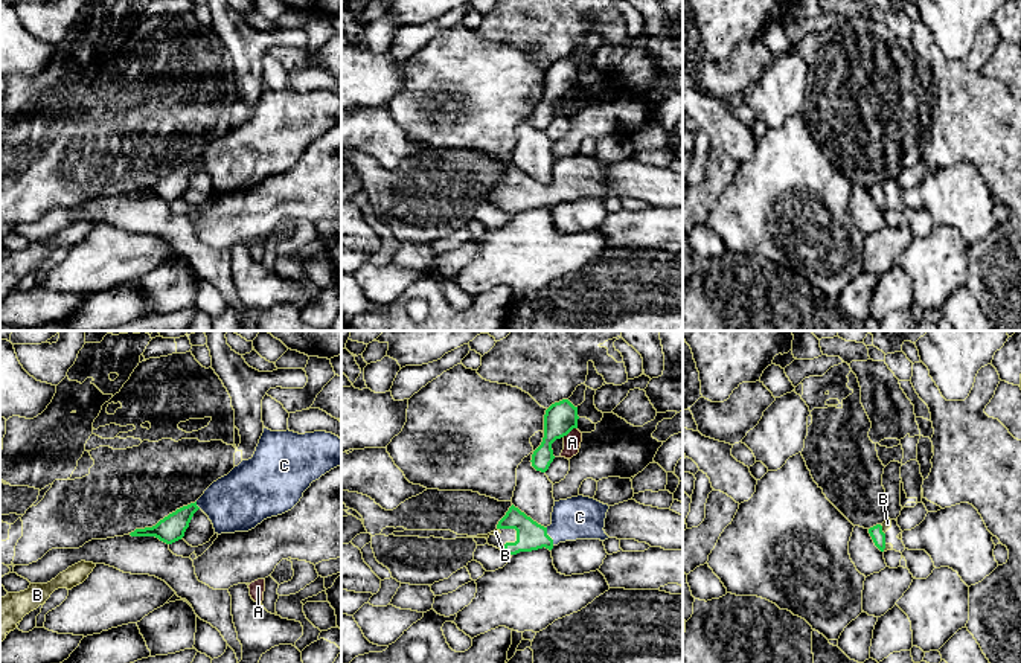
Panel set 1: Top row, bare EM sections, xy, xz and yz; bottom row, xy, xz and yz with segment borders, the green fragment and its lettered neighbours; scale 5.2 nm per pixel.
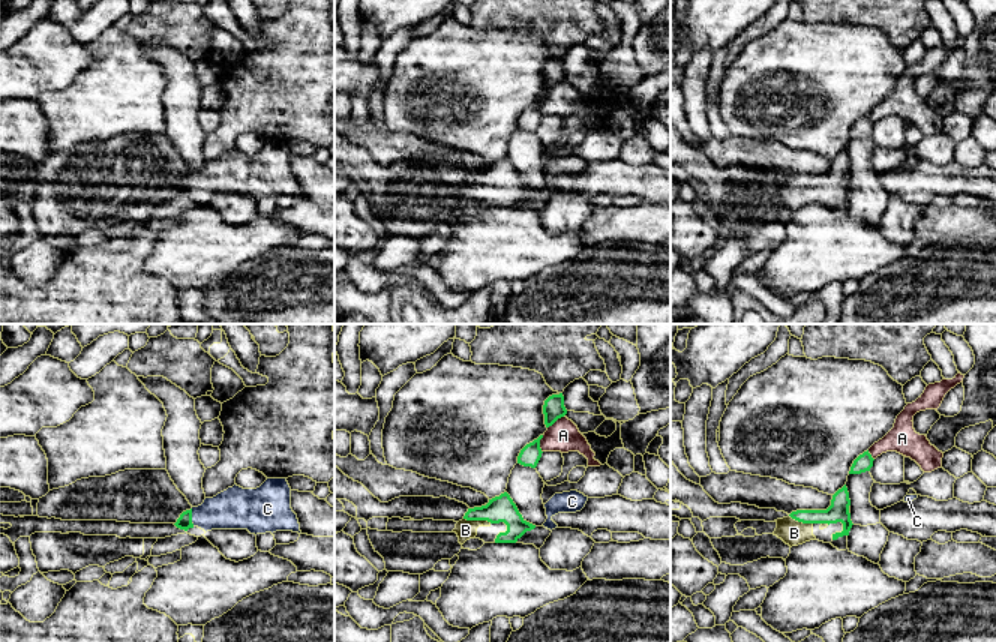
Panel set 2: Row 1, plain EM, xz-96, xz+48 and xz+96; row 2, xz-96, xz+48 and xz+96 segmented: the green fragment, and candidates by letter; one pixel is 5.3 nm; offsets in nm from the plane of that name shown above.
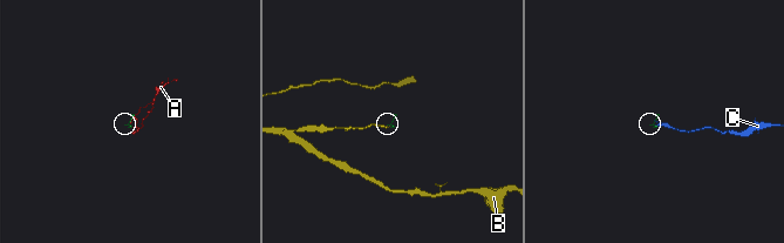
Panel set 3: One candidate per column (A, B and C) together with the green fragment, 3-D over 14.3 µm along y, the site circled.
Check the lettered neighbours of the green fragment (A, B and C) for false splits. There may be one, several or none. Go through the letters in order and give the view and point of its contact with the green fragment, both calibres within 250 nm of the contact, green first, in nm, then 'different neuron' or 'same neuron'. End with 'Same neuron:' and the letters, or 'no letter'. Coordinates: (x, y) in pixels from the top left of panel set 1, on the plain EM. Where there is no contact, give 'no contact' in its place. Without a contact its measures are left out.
A: meets green in xz at (569, 90); 170 nm thick on the green side, 100 nm on the other; different neuron
B: meets green in yz at (881, 188); 70 nm thick on the green side, 50 nm on the other; same neuron
C: meets green in xz at (549, 195); 150 nm thick on the green side, 220 nm on the other; same neuron
Same neuron: B, C

